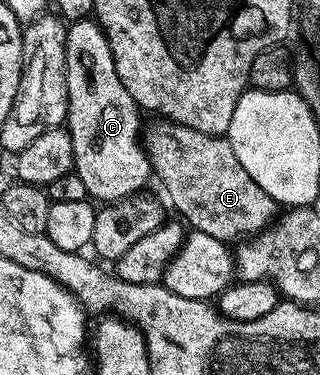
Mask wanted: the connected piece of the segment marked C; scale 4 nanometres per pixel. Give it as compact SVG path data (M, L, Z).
M91 17L73 21L68 26L66 44L66 64L68 65L68 117L66 129L72 137L76 164L74 172L86 184L89 199L107 204L119 198L131 198L145 189L148 178L153 177L152 164L142 141L142 111L140 105L130 96L126 84L118 76L114 56L110 50L108 37L99 21Z

